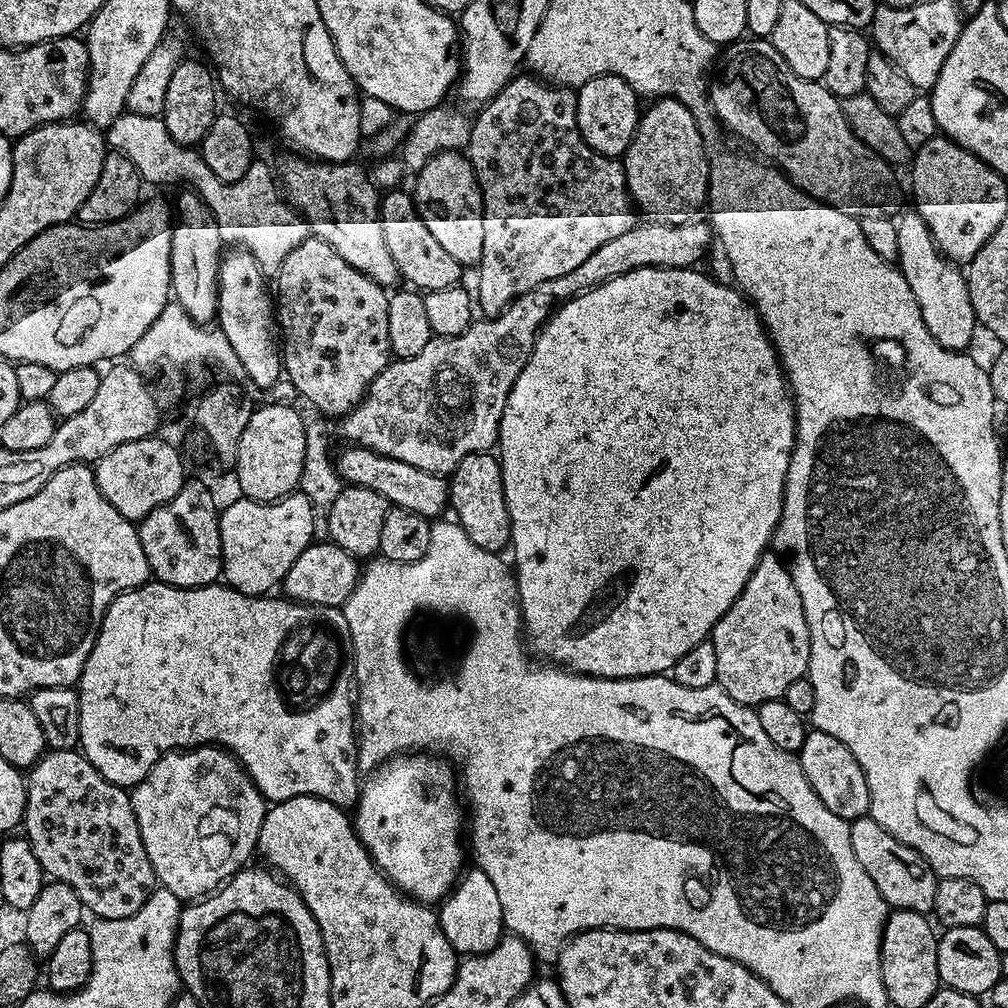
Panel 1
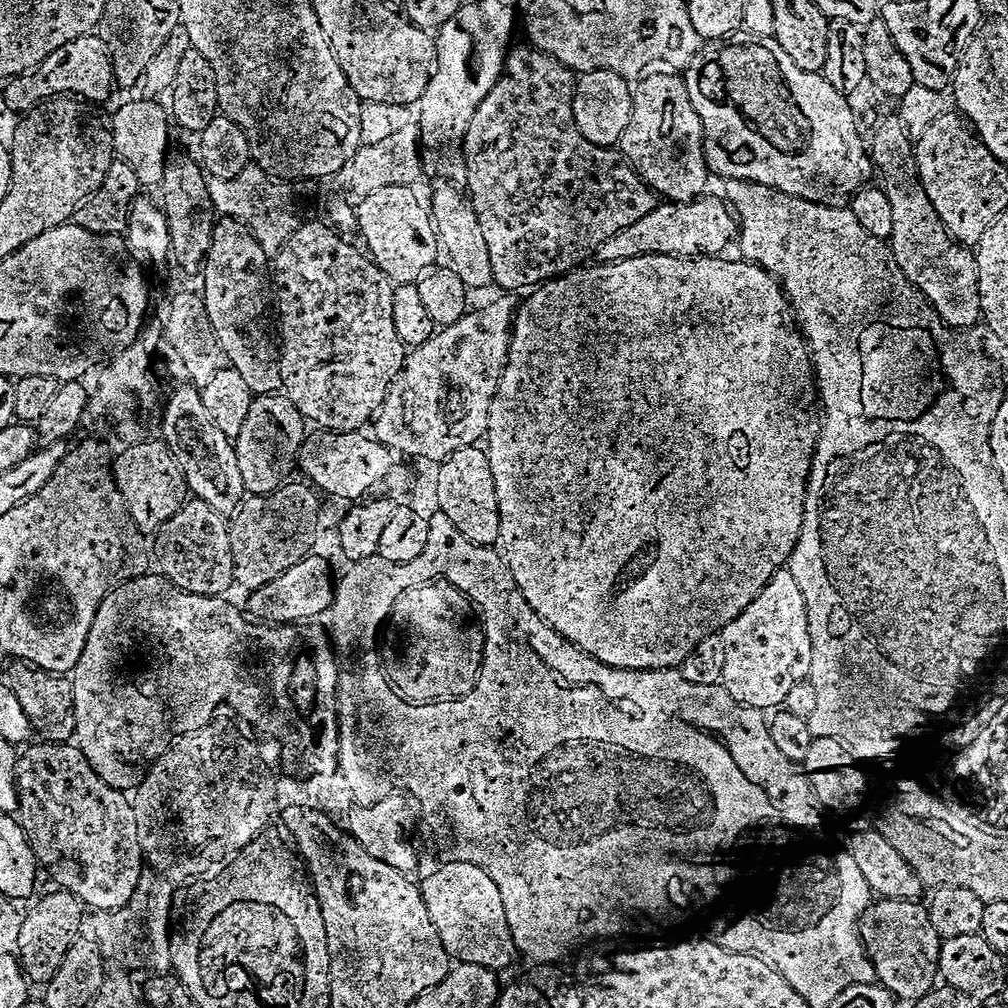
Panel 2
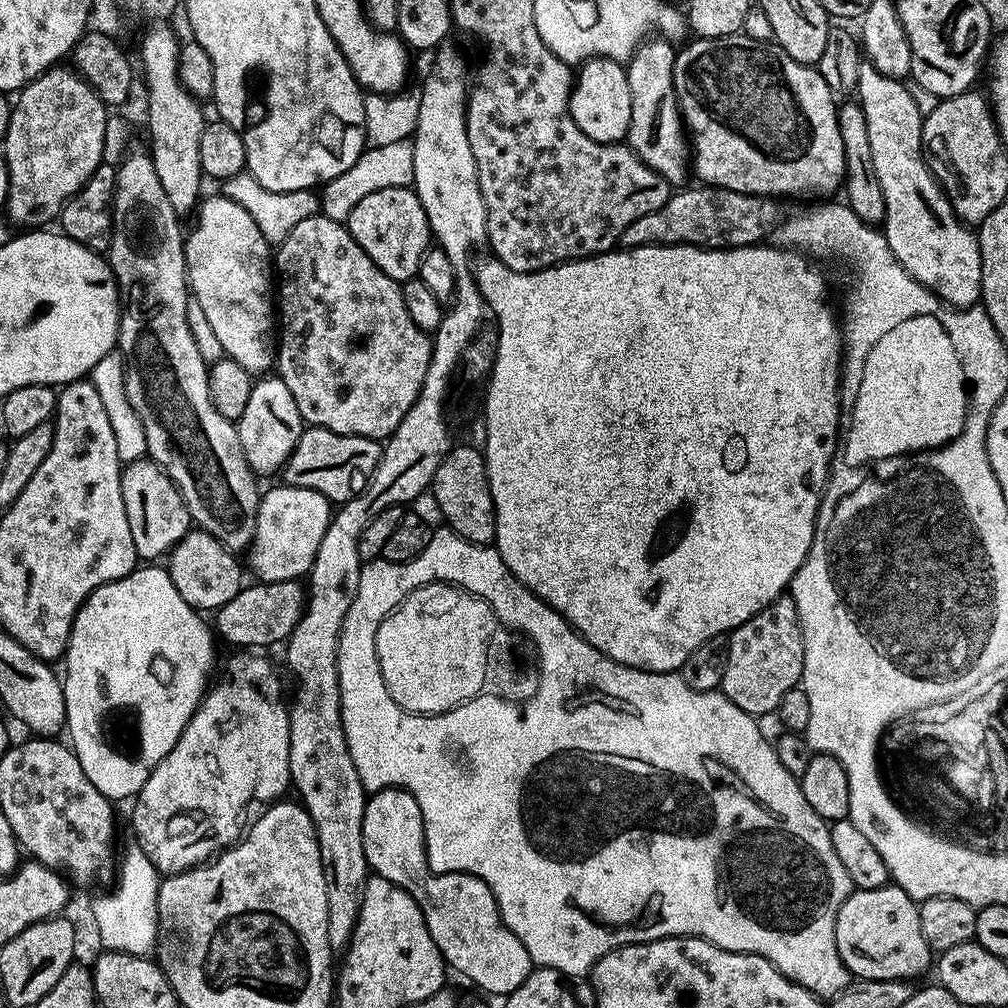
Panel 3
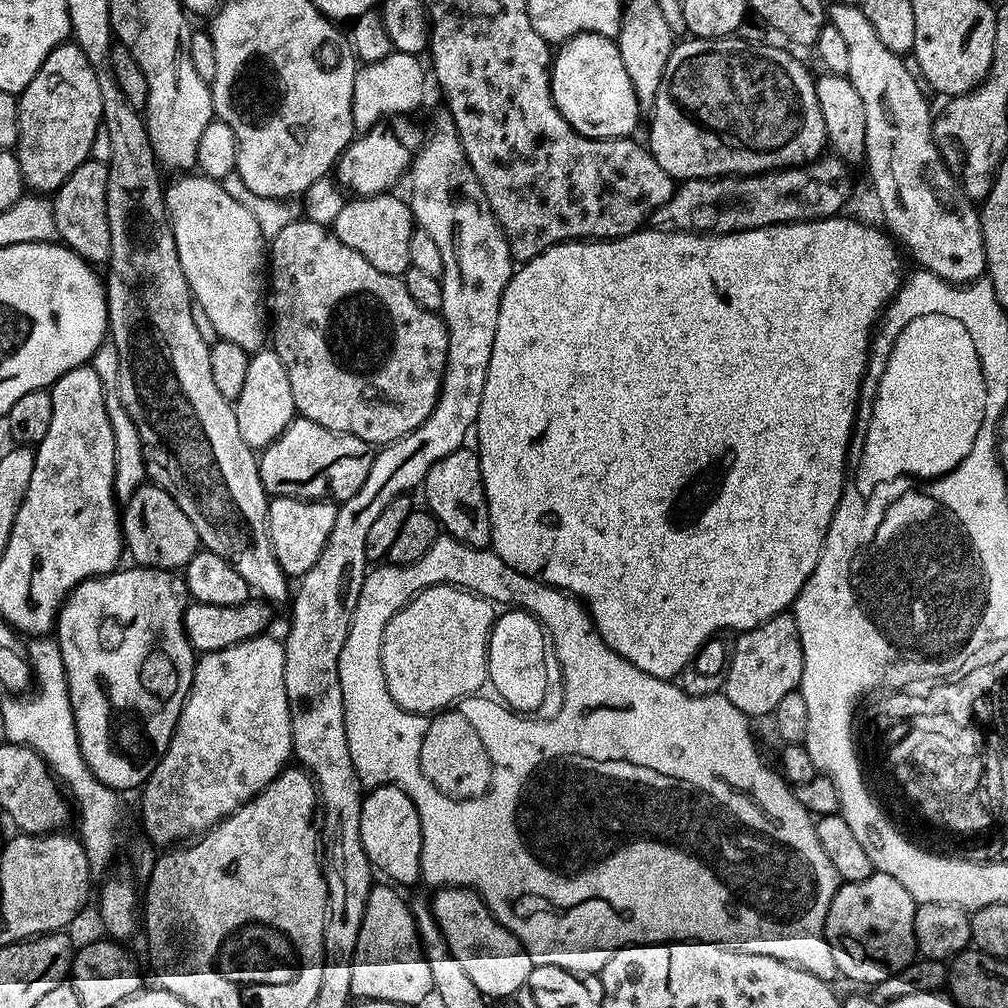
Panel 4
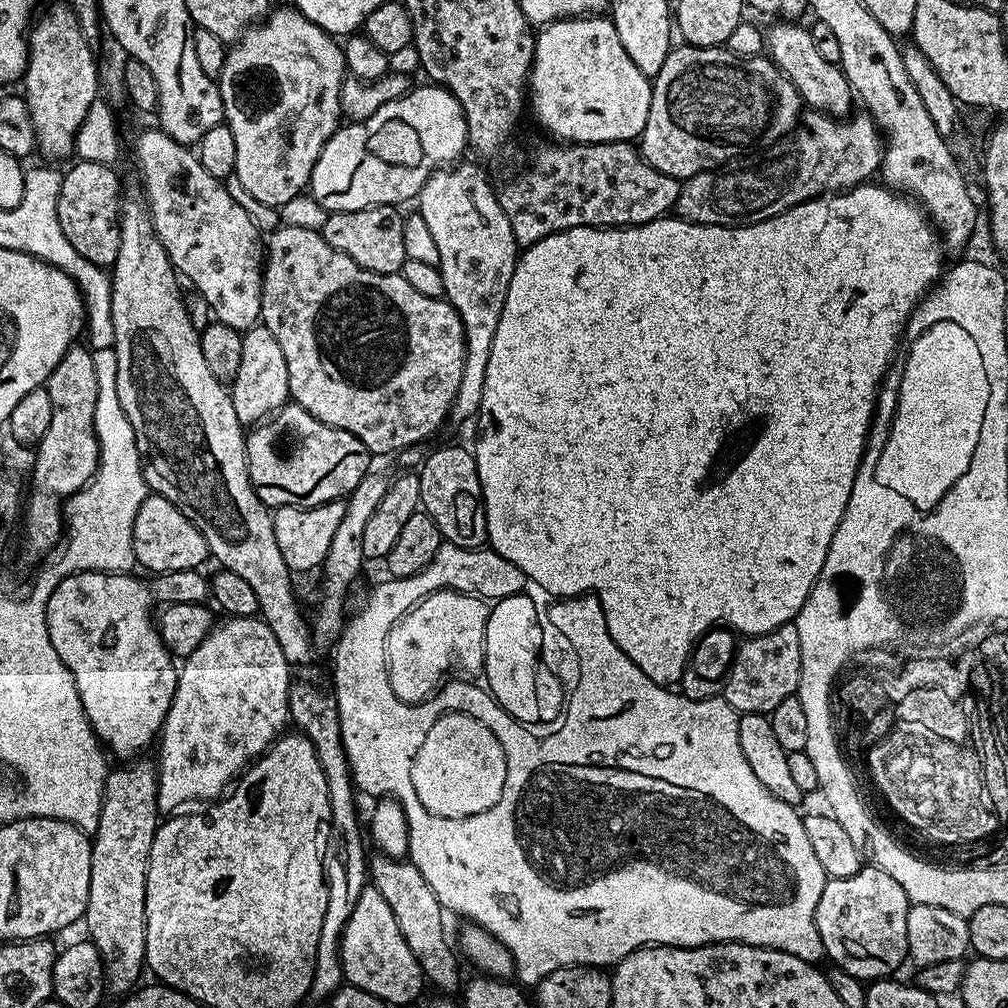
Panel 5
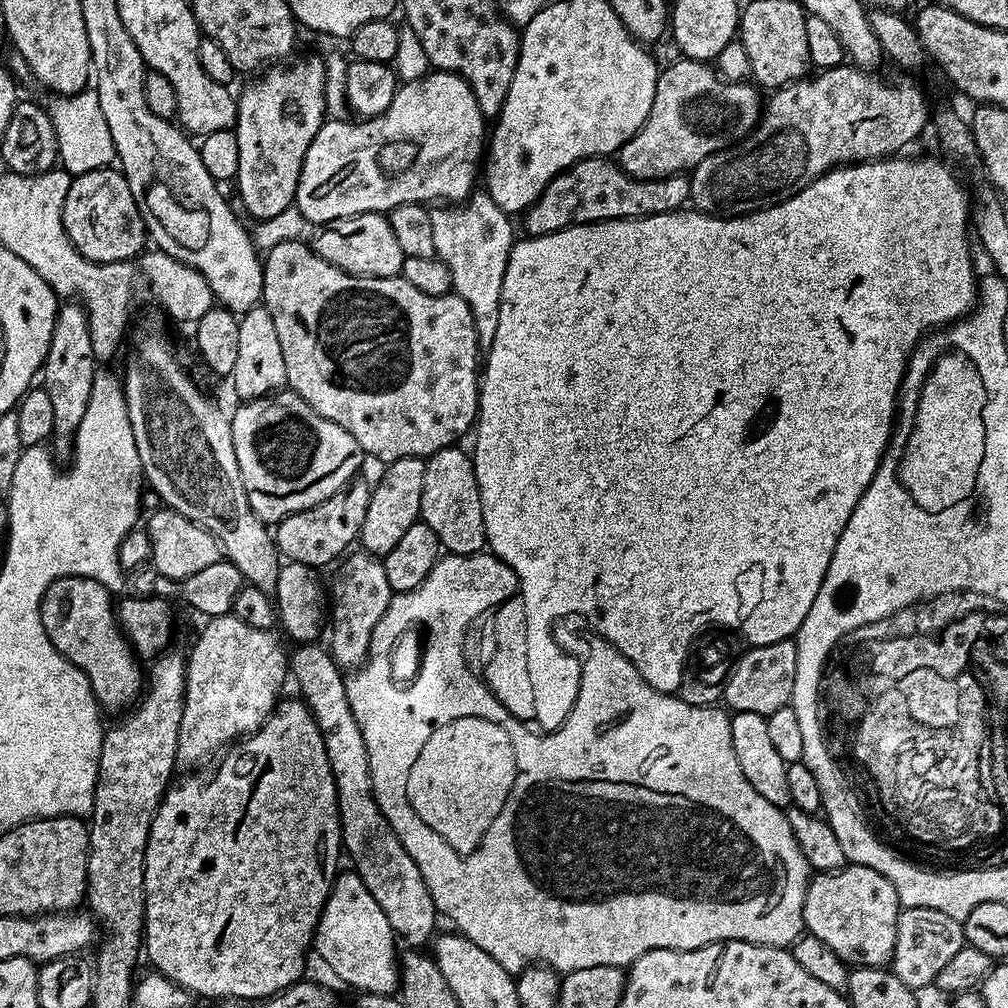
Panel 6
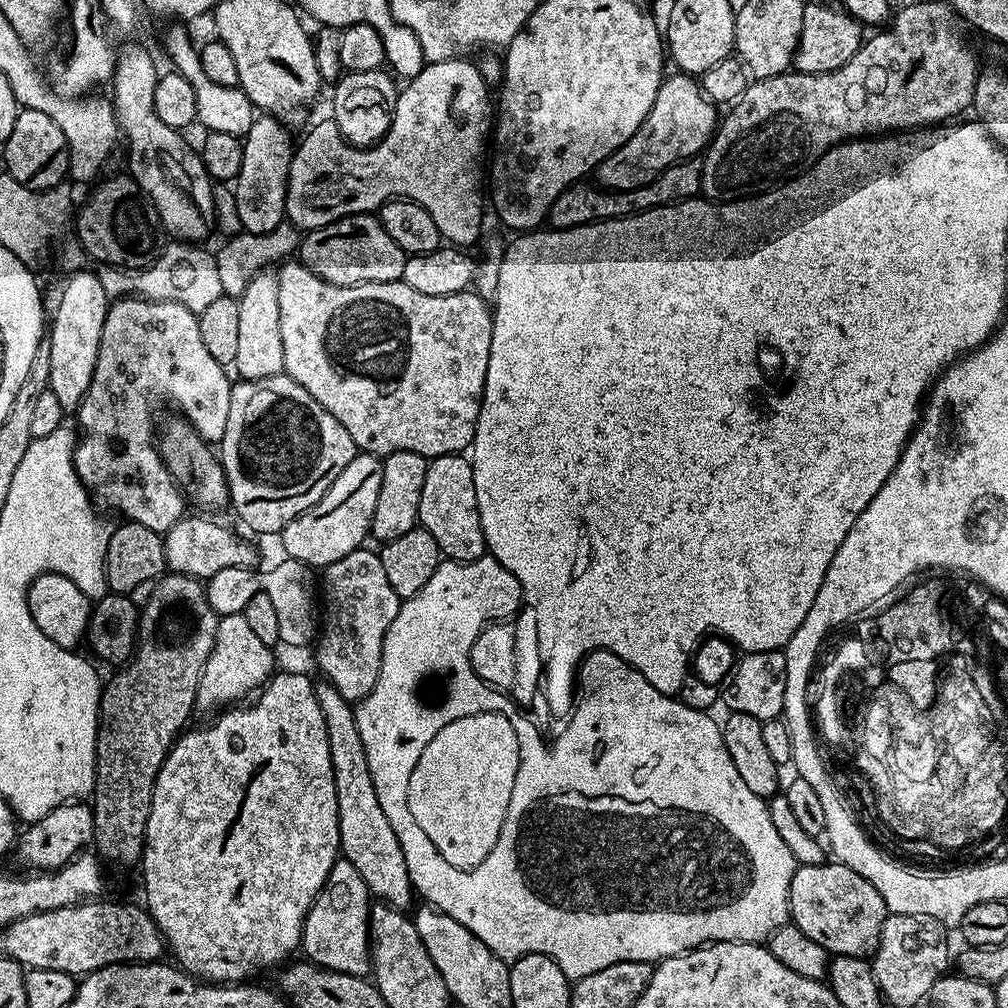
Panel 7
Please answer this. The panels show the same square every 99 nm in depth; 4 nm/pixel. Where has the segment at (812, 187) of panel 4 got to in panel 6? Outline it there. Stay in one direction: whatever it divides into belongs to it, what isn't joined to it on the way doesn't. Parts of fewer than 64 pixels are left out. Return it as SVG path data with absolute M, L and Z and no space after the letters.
M841 66L839 68L825 68L823 70L817 71L811 78L805 78L802 80L796 80L793 82L793 84L784 84L782 87L775 89L771 93L772 96L769 98L767 97L766 103L763 105L760 118L756 122L756 126L754 129L754 134L749 134L743 139L741 139L739 142L724 148L720 152L715 152L714 154L710 154L707 156L707 158L698 165L698 167L691 169L690 172L690 179L692 181L692 195L690 197L690 204L693 209L697 212L704 212L707 216L745 216L746 214L750 214L751 212L757 212L758 210L762 210L763 208L768 208L772 204L777 204L778 202L782 202L786 198L790 198L792 195L794 195L795 192L802 191L803 188L805 188L809 182L809 180L816 179L817 176L822 176L824 173L830 171L831 168L839 168L846 164L859 164L866 160L882 160L885 158L891 158L897 154L903 153L905 151L904 148L907 146L907 144L912 144L915 142L916 139L920 136L920 131L923 130L925 127L926 129L929 127L930 124L930 108L928 112L928 100L926 97L924 97L924 92L922 89L919 88L918 85L915 84L912 80L900 80L897 82L897 84L891 84L888 80L883 80L882 77L876 76L880 74L873 74L871 71L865 70L863 68L858 68L855 66Z

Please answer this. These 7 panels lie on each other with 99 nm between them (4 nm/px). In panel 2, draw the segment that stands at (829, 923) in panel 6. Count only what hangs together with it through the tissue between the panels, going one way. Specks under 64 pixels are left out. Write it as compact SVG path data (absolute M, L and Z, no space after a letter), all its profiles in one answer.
M876 898L869 903L867 910L860 916L858 925L860 941L868 953L876 971L876 980L886 990L890 990L897 1001L915 1002L921 1000L927 992L932 991L938 984L938 958L940 957L940 935L930 926L927 907L914 900L886 900Z

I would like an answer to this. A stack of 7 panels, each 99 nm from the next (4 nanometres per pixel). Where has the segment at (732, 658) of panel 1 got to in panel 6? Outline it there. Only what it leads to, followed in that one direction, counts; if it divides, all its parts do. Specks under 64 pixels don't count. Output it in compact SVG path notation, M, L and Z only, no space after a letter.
M795 639L749 647L741 651L738 662L726 682L723 703L732 712L749 712L767 718L776 710L791 705L794 674L797 670L798 650Z

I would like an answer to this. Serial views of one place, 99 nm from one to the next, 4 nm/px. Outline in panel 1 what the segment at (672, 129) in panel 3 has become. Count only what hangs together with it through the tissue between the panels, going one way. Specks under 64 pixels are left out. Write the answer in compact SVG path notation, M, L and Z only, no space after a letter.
M665 96L653 99L649 104L652 105L649 108L647 105L643 109L634 138L622 157L628 194L632 197L633 205L638 206L643 215L644 212L648 215L645 217L662 218L663 223L666 224L687 224L699 213L696 211L700 207L702 209L705 207L708 199L709 149L698 130L698 122L694 114L690 114L690 110L683 102L672 96Z

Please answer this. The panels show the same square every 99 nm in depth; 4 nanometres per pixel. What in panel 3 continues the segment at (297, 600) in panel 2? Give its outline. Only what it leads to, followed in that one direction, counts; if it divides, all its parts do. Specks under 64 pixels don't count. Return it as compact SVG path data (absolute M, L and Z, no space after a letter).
M299 579L269 584L252 582L249 588L248 585L241 587L240 592L226 602L226 606L215 609L215 635L228 644L237 644L240 650L264 650L267 644L287 641L294 626L298 626L305 603L306 588Z

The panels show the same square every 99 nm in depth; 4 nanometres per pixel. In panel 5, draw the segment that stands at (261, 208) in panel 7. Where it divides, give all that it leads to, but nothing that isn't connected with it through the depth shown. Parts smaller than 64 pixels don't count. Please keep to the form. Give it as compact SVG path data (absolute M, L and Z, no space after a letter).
M285 6L285 8L273 7L259 24L249 28L239 40L228 48L226 66L222 66L222 74L218 83L222 94L222 106L224 107L224 123L227 124L230 134L234 134L234 147L238 149L234 180L241 184L241 189L244 192L254 194L257 205L264 208L279 209L281 204L290 202L290 198L301 195L309 187L312 171L318 162L318 154L322 154L326 142L342 124L340 91L345 77L344 49L341 41L337 37L331 36L326 30L319 28L314 22L310 22L310 18L306 18L297 8L291 6Z

